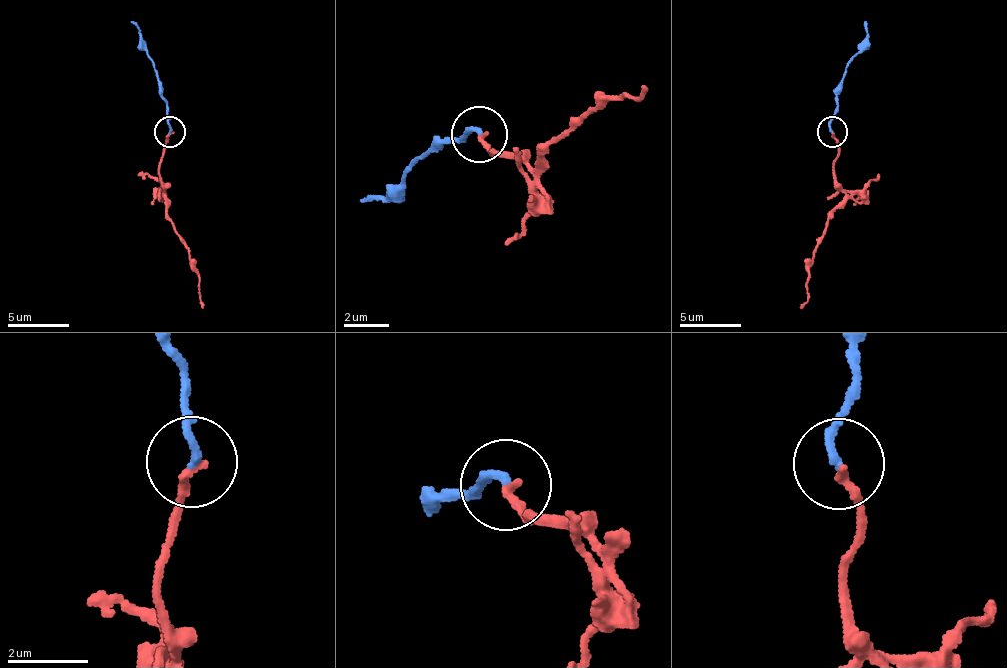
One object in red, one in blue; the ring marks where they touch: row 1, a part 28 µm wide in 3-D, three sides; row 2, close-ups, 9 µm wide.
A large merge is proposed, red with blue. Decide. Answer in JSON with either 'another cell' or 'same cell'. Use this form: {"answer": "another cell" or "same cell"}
{"answer": "same cell"}

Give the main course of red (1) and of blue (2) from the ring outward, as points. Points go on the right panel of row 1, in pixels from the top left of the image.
1: (831, 133), (838, 147), (834, 187), (842, 202), (814, 254), (807, 298), (799, 308)
2: (831, 133), (841, 80), (865, 38), (864, 21)

